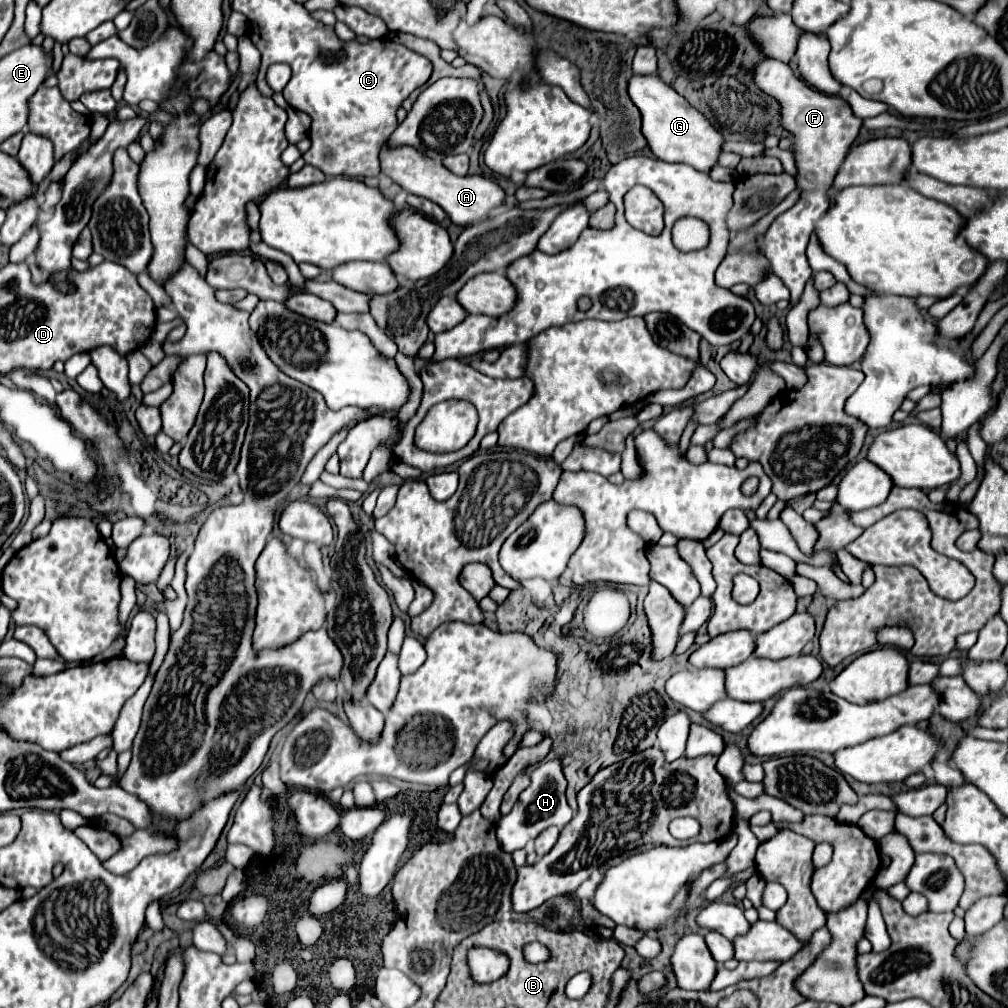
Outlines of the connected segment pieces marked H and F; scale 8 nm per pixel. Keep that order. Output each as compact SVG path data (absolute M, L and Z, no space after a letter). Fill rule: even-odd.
M560 757L550 759L540 763L532 773L530 773L530 787L526 787L520 793L520 799L516 801L514 809L508 815L502 815L498 821L498 837L500 837L500 845L504 845L506 851L516 851L526 847L528 841L532 841L534 837L538 837L540 831L544 831L546 827L564 827L570 819L572 819L572 809L566 803L566 787L568 781L564 777L564 767Z
M764 59L756 65L754 71L756 85L774 97L782 107L782 125L786 131L796 135L796 161L798 161L798 174L796 184L802 189L802 197L794 207L778 215L768 231L756 239L756 249L770 261L774 273L782 279L782 283L790 290L790 306L794 307L804 291L806 281L812 275L812 269L806 261L806 245L810 233L816 227L816 221L826 213L829 208L829 190L834 177L850 151L852 141L862 127L862 119L858 119L850 105L842 97L832 97L818 93L816 89L808 87L802 79L794 77L790 67L776 59ZM822 157L830 157L822 159Z

